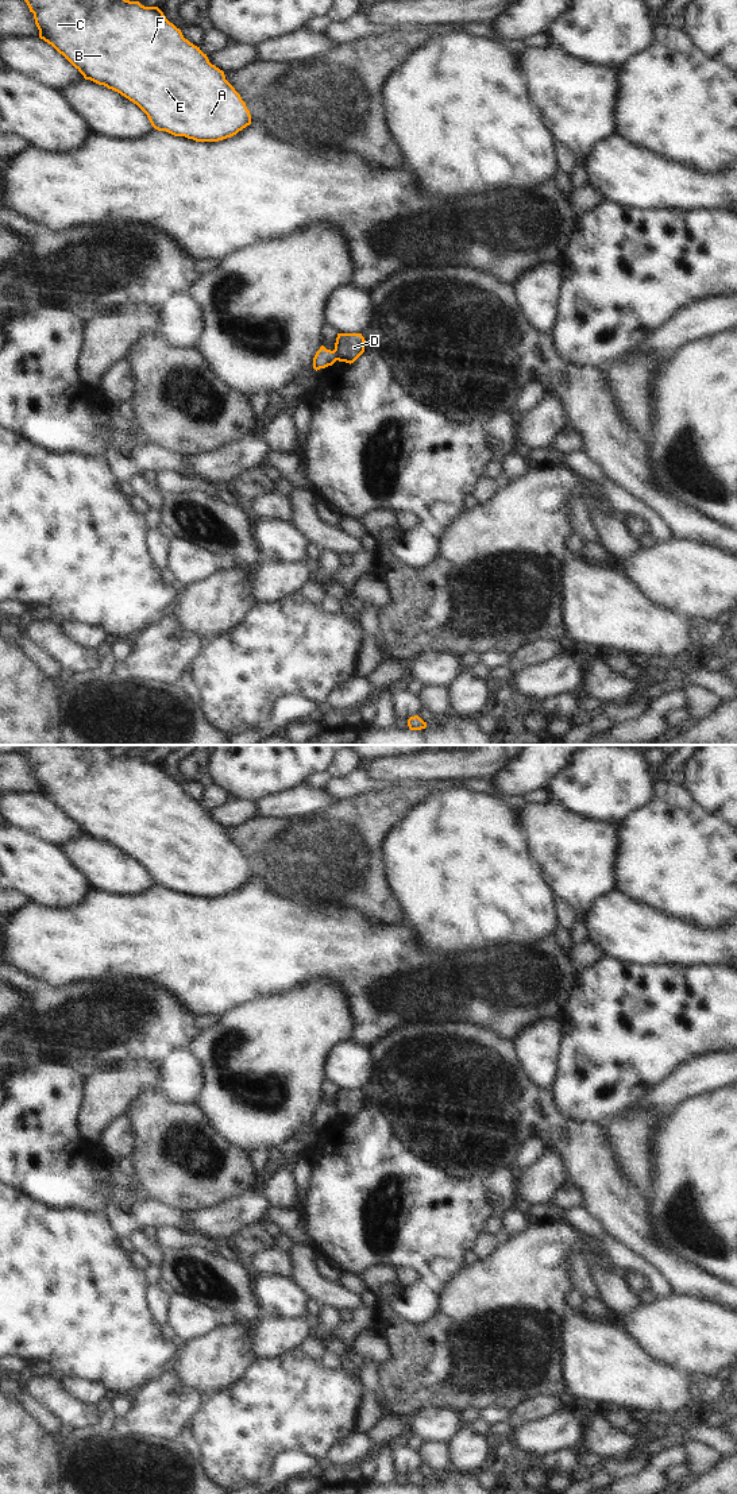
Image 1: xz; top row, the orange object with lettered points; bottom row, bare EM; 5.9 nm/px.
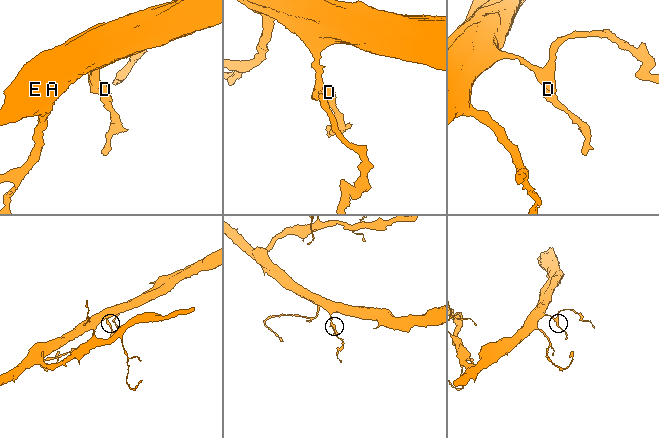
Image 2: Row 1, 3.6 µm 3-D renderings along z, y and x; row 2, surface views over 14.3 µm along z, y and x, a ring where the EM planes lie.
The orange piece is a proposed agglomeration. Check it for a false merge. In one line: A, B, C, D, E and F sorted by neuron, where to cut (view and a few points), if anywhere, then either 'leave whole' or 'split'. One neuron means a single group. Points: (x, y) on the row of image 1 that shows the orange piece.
A B C E F / D; cut in xz along (334, 350), (338, 359); split

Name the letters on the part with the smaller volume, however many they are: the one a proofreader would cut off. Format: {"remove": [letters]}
{"remove": ["D"]}

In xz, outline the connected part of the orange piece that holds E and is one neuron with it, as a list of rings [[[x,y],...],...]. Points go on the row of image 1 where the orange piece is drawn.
[[[24,0],[34,13],[39,38],[51,45],[62,54],[82,76],[99,85],[112,89],[134,104],[148,117],[151,126],[158,131],[166,131],[174,136],[185,136],[196,142],[219,142],[236,135],[251,124],[251,115],[235,88],[225,80],[224,72],[212,65],[200,47],[184,38],[180,28],[170,23],[158,7],[144,7],[139,1],[130,0]]]

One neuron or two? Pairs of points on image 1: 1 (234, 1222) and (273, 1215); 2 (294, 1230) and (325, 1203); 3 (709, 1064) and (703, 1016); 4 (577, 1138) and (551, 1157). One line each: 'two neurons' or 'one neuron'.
1: two neurons
2: two neurons
3: two neurons
4: two neurons

